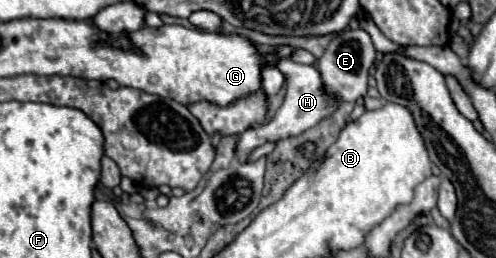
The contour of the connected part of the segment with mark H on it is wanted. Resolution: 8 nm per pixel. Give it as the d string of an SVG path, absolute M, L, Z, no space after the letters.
M283 59L279 61L279 67L277 67L285 79L287 79L287 95L285 95L285 101L283 105L279 107L279 111L275 113L275 119L267 125L261 125L261 127L253 127L245 133L239 135L239 147L237 147L237 157L241 161L247 161L247 155L267 143L267 141L279 141L279 139L285 139L285 137L297 137L301 133L305 133L307 129L311 129L313 125L321 123L325 117L333 115L339 107L339 99L333 97L333 93L329 93L325 89L325 83L321 79L321 73L317 67L313 65L301 65L301 63L295 63L291 59Z

